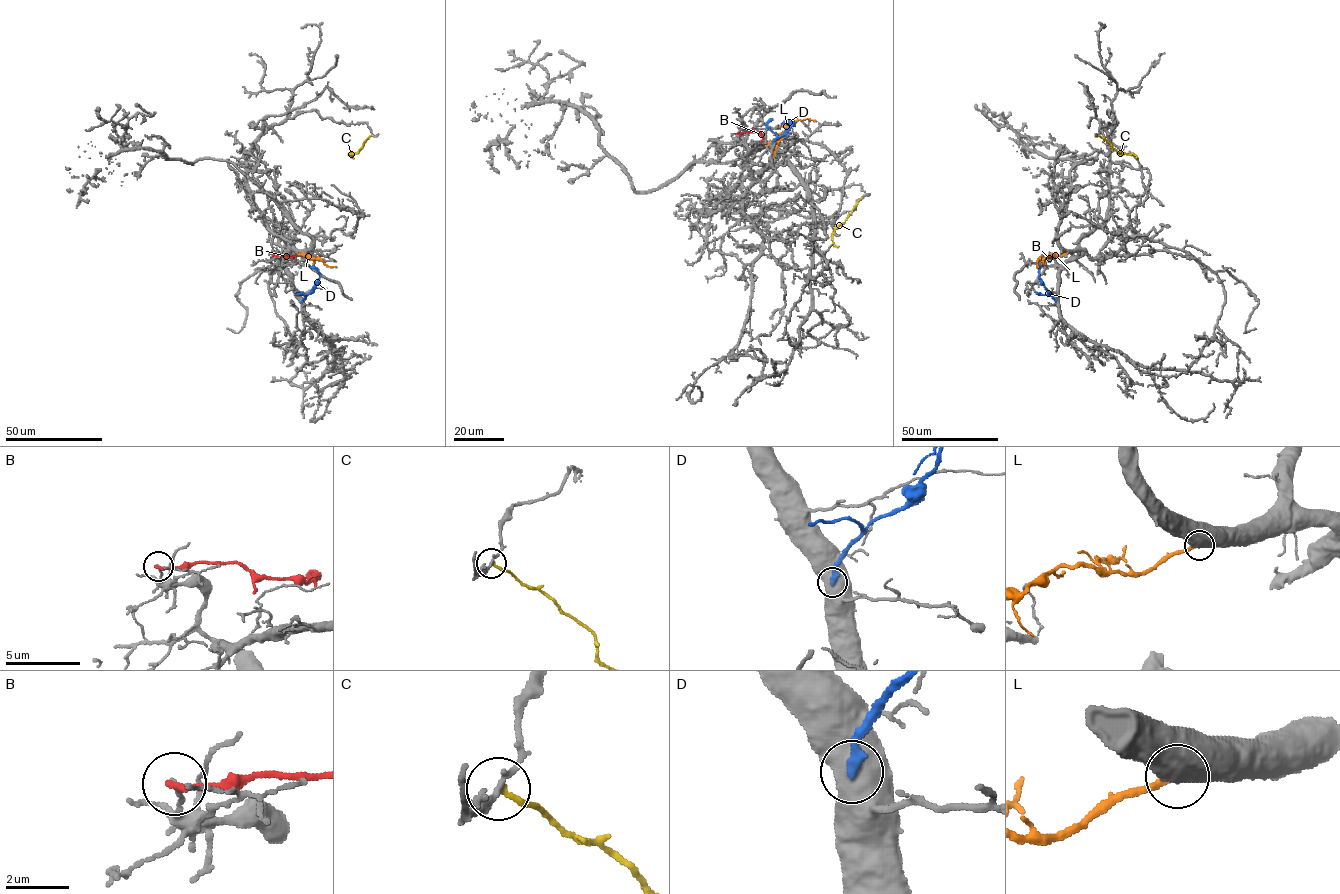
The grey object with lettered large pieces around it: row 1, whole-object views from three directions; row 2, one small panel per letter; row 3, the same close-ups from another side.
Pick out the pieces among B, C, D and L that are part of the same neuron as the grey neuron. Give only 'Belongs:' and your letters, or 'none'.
Belongs: L

